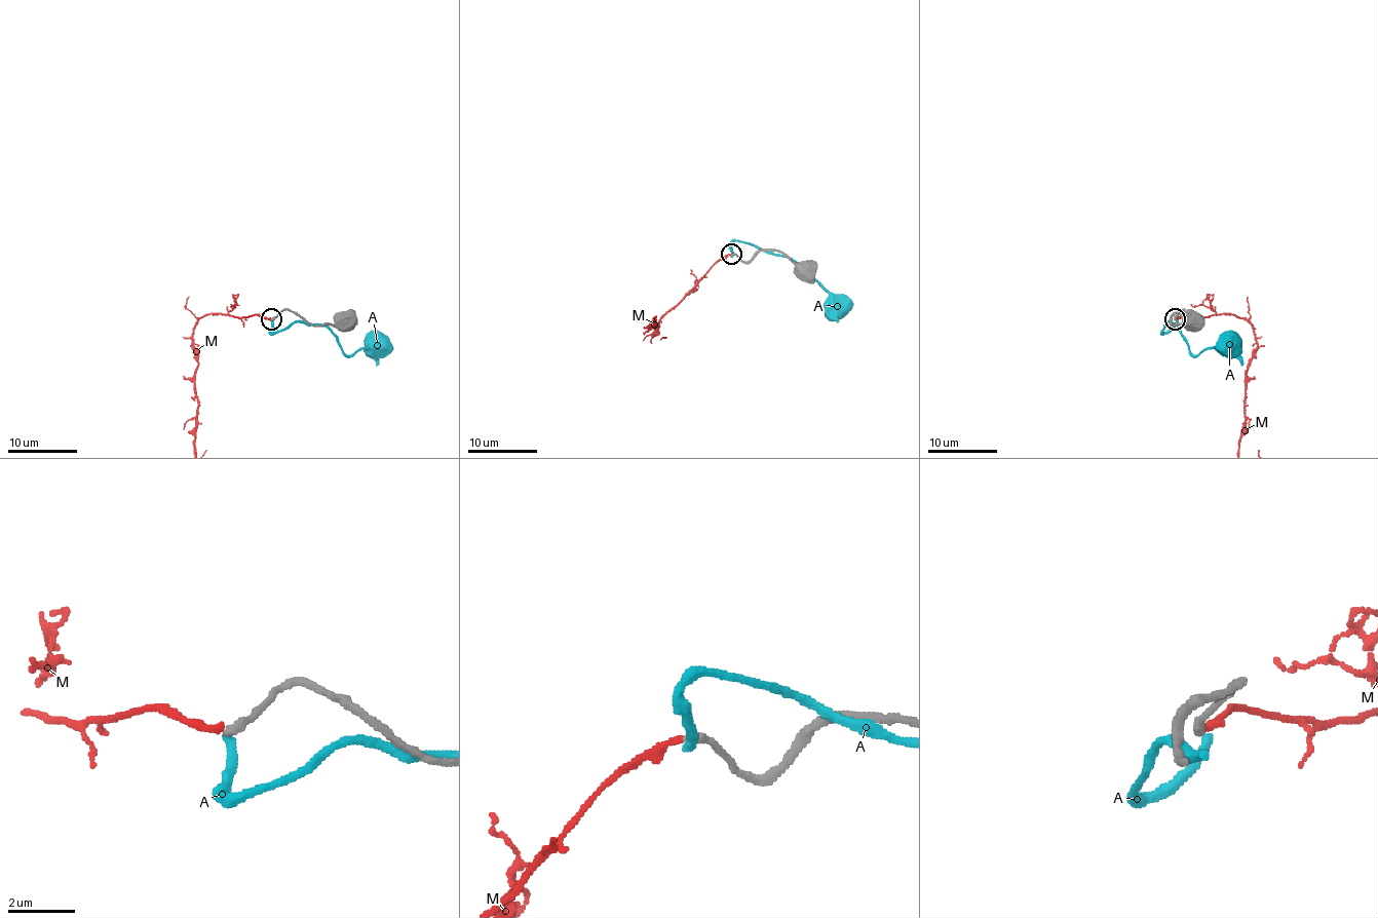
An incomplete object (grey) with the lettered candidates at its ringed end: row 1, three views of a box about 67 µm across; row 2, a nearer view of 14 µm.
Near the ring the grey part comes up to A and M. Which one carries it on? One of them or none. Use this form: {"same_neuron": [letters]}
{"same_neuron": ["M"]}

